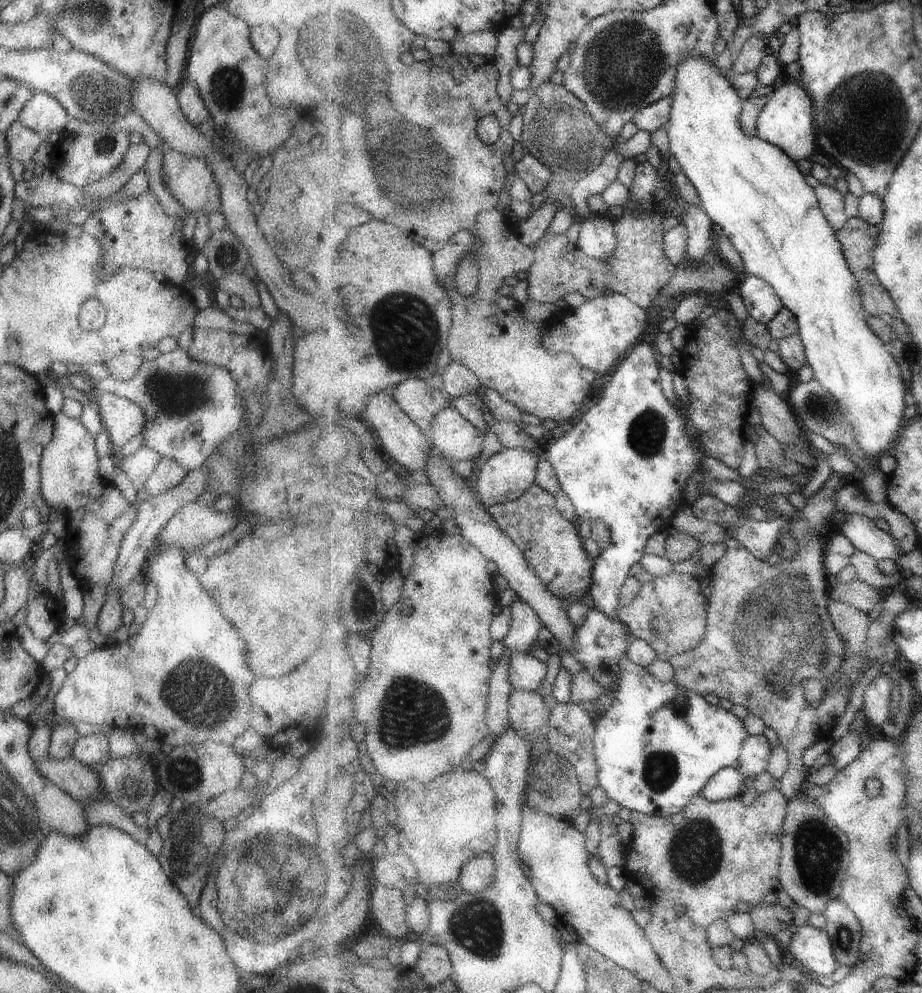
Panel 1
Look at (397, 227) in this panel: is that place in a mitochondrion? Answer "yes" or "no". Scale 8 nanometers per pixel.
no

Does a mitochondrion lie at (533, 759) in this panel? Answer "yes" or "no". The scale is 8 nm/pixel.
no

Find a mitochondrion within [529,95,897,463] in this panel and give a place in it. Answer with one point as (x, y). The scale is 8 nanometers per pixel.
(815, 406)

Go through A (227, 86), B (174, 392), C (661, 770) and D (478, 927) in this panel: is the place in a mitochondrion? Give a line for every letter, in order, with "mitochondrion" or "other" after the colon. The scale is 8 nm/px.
A: mitochondrion
B: mitochondrion
C: mitochondrion
D: mitochondrion

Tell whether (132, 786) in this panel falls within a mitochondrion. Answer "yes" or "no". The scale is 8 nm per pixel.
yes

